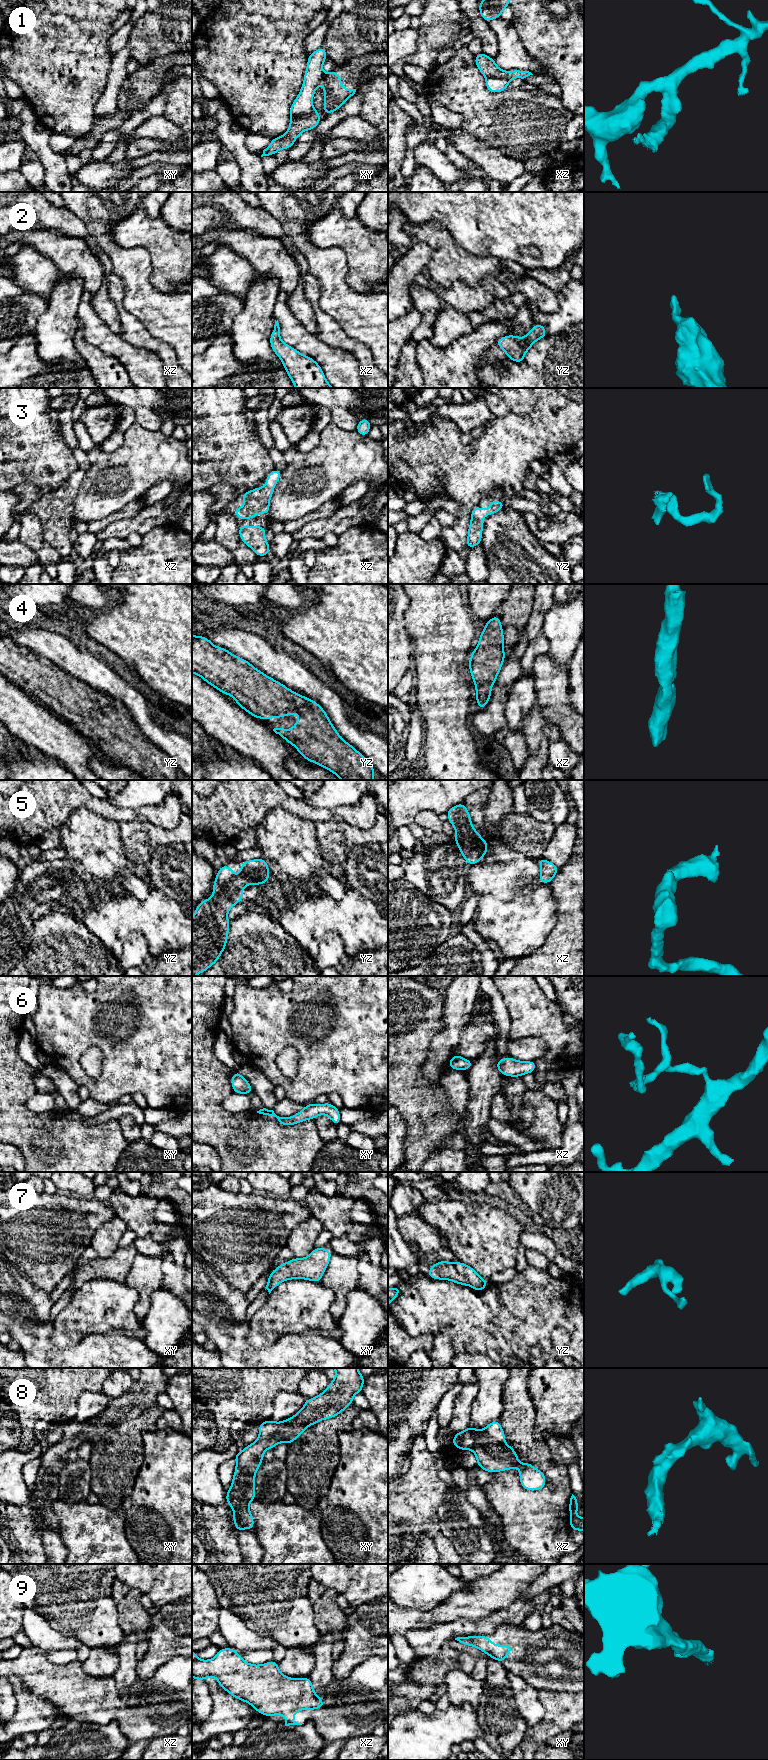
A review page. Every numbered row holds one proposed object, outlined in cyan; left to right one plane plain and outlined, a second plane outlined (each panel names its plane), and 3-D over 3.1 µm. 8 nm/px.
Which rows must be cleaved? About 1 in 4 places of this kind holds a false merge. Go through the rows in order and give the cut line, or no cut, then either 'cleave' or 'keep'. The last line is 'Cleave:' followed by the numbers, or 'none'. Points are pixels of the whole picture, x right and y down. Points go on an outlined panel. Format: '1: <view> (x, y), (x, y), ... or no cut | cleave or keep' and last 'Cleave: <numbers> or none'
1: xy (313, 107), (307, 114), (291, 116) | cleave
2: no cut | keep
3: no cut | keep
4: no cut | keep
5: no cut | keep
6: no cut | keep
7: no cut | keep
8: no cut | keep
9: no cut | keep
Cleave: 1

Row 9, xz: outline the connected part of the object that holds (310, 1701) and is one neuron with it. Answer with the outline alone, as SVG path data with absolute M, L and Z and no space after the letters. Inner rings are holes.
M233 1648L219 1649L217 1655L210 1660L201 1660L192 1650L192 1677L204 1680L214 1677L219 1686L234 1698L251 1704L255 1711L271 1717L284 1715L285 1726L302 1725L292 1719L299 1710L315 1710L325 1707L323 1698L316 1696L312 1681L309 1677L296 1679L280 1673L278 1662L269 1661L261 1665L249 1664Z

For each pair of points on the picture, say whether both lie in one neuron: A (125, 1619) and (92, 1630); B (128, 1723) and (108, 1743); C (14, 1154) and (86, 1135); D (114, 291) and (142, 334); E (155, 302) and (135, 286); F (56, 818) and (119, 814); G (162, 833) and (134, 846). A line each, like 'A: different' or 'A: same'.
A: different
B: different
C: different
D: same
E: same
F: same
G: same

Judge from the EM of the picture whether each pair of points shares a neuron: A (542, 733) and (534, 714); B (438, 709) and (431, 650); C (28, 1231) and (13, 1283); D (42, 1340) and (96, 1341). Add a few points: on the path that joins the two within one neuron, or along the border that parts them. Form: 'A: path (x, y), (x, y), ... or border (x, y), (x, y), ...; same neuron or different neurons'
A: path (537, 728), (534, 725), (534, 719); same neuron
B: path (435, 694), (435, 665); same neuron
C: border (10, 1263), (35, 1285); different neurons
D: path (55, 1354), (82, 1354); same neuron

